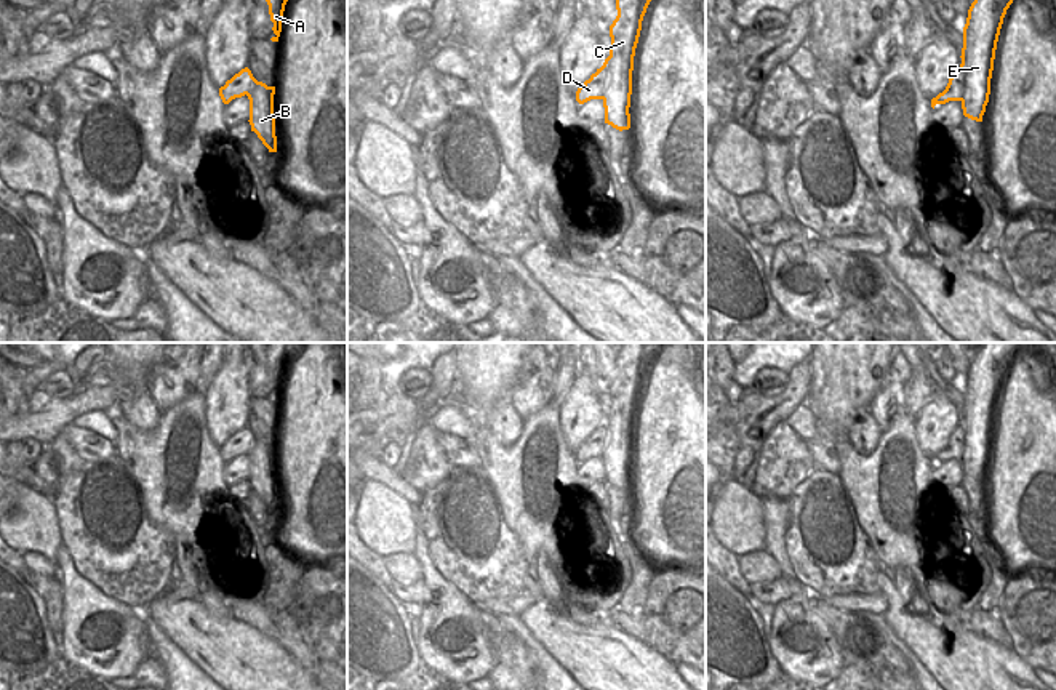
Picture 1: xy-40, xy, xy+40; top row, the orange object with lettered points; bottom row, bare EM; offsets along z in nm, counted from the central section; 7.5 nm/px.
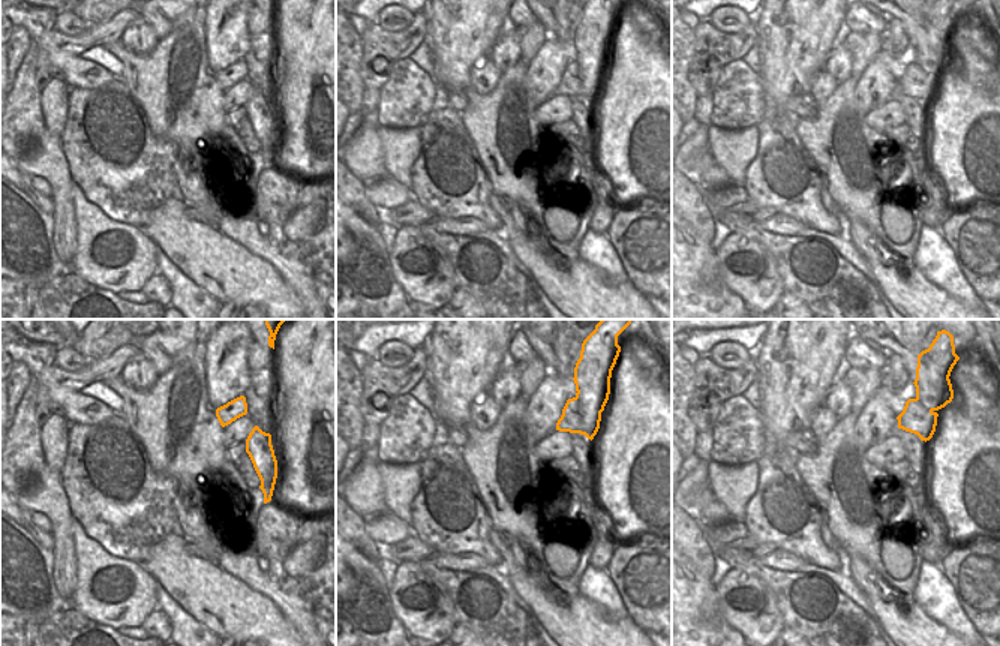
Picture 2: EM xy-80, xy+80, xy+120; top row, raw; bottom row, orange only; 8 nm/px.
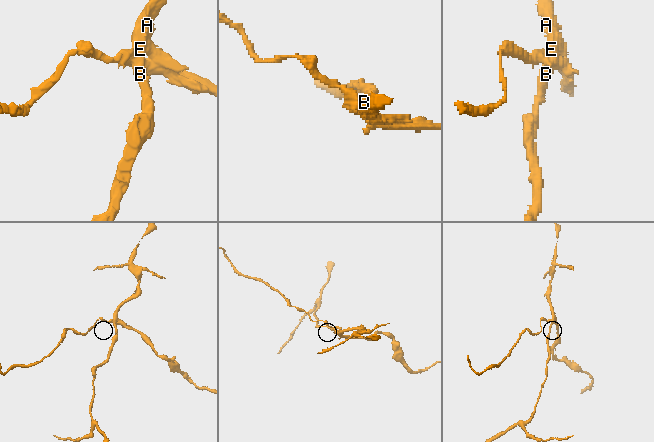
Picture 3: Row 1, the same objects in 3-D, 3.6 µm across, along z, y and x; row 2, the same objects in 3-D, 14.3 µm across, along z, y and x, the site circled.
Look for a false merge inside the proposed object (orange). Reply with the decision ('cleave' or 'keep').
cleave

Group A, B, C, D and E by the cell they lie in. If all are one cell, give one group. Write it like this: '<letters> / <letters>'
A B C E / D

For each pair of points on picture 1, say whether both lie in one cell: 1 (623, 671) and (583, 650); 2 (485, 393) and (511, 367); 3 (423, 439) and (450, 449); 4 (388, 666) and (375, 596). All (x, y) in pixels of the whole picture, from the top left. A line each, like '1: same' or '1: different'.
1: same
2: same
3: different
4: same

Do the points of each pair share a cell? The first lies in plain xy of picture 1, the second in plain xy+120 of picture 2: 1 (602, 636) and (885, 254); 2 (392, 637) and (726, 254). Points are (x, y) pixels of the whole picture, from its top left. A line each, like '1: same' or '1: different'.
1: different
2: different

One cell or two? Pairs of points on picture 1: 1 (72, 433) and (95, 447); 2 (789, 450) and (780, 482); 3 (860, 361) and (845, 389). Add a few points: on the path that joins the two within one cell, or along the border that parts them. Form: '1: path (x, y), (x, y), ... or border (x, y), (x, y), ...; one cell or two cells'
1: path (77, 436), (90, 447); one cell
2: path (784, 458), (780, 474); one cell
3: path (853, 367), (845, 375), (845, 383); one cell

